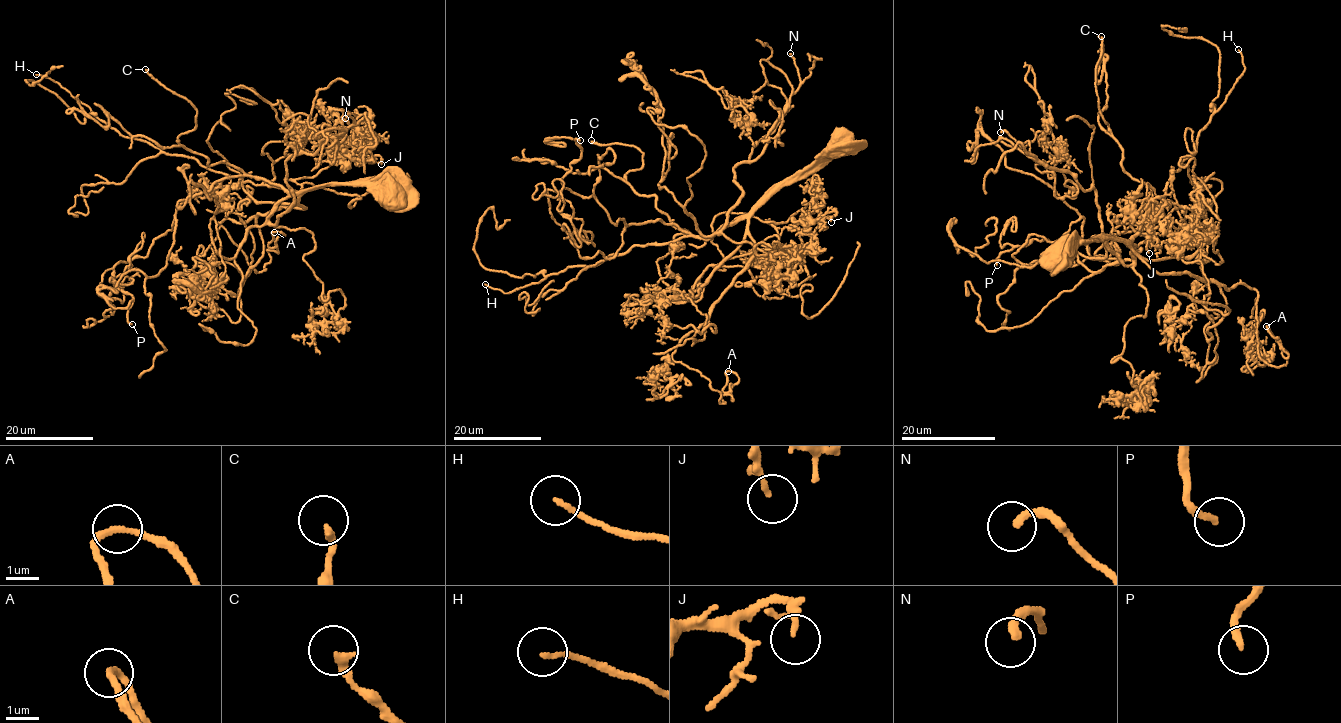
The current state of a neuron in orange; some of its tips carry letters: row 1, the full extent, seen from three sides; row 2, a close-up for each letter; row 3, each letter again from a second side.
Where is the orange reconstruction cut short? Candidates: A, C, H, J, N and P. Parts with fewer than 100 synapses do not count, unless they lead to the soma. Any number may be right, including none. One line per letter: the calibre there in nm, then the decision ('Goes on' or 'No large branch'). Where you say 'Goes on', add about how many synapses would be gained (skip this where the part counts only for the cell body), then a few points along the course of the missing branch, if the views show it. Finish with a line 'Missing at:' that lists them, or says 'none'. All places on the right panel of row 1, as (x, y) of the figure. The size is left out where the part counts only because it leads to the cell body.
A: Thickness 180 nm. No large branch
C: Thickness 240 nm. Goes on. Roughly 250 synapses. Course of what is missing: (1101, 36), (1101, 45), (1090, 57), (1078, 43), (1080, 32), (1058, 24), (1033, 37), (1030, 54)
H: Thickness 120 nm. Goes on. Roughly 300 synapses. Course of what is missing: (1238, 49), (1210, 39), (1213, 51), (1188, 55), (1214, 67), (1216, 54)
J: Thickness 100 nm. No large branch
N: Thickness 220 nm. Goes on. Roughly 600 synapses. Course of what is missing: (1000, 132), (996, 122), (1037, 125), (1054, 110), (1050, 102), (1042, 107), (1036, 93), (1028, 104), (1027, 98)
P: Thickness 190 nm. No large branch
Missing at: C, H, N

